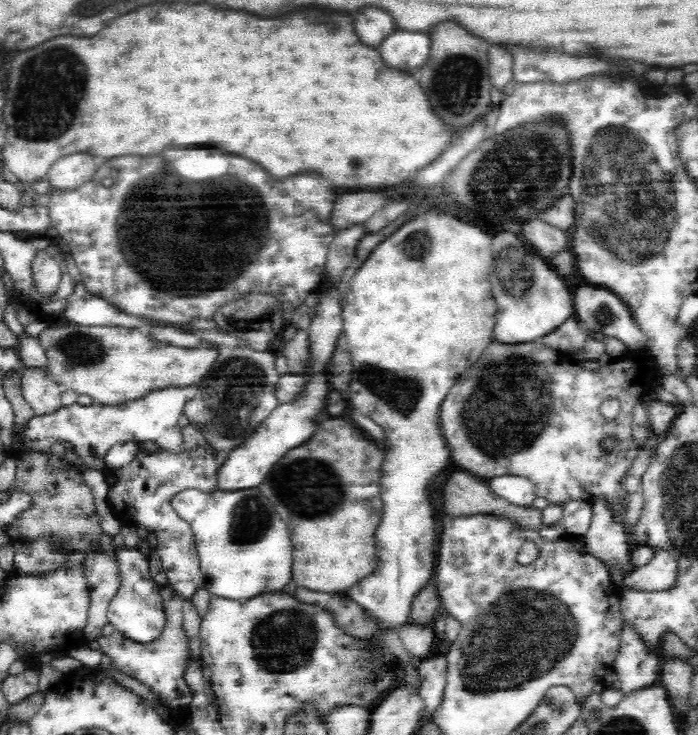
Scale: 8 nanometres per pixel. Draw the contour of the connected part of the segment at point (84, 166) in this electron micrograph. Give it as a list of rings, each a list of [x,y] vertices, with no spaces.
[[[80,151],[60,157],[46,174],[51,192],[74,190],[86,184],[94,178],[94,172],[101,162],[92,153],[80,153]]]

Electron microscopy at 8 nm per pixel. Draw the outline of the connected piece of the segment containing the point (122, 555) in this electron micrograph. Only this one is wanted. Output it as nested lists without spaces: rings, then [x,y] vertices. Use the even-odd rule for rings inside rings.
[[[115,549],[120,586],[108,606],[107,622],[120,637],[139,643],[149,643],[162,634],[166,617],[163,599],[157,583],[148,571],[148,556],[135,549]]]

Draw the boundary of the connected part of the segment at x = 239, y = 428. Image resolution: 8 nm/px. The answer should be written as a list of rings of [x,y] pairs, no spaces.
[[[217,344],[216,349],[218,349],[218,358],[214,360],[214,364],[212,364],[208,372],[203,376],[200,384],[198,384],[200,392],[197,392],[197,396],[185,404],[183,414],[188,417],[189,424],[197,428],[198,398],[204,398],[206,410],[210,414],[210,422],[206,424],[206,430],[210,430],[210,432],[204,432],[204,428],[202,428],[202,430],[199,430],[200,433],[210,443],[210,446],[214,446],[216,450],[231,451],[237,448],[238,445],[241,445],[280,404],[276,398],[277,394],[275,390],[281,374],[275,369],[274,359],[276,354],[270,350],[268,352],[260,352],[248,346],[226,348],[224,345],[219,344]]]

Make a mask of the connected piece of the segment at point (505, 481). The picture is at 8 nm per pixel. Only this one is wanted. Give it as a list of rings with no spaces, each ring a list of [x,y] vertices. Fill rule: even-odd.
[[[496,476],[488,480],[489,488],[509,504],[530,508],[535,500],[534,487],[522,476]]]

